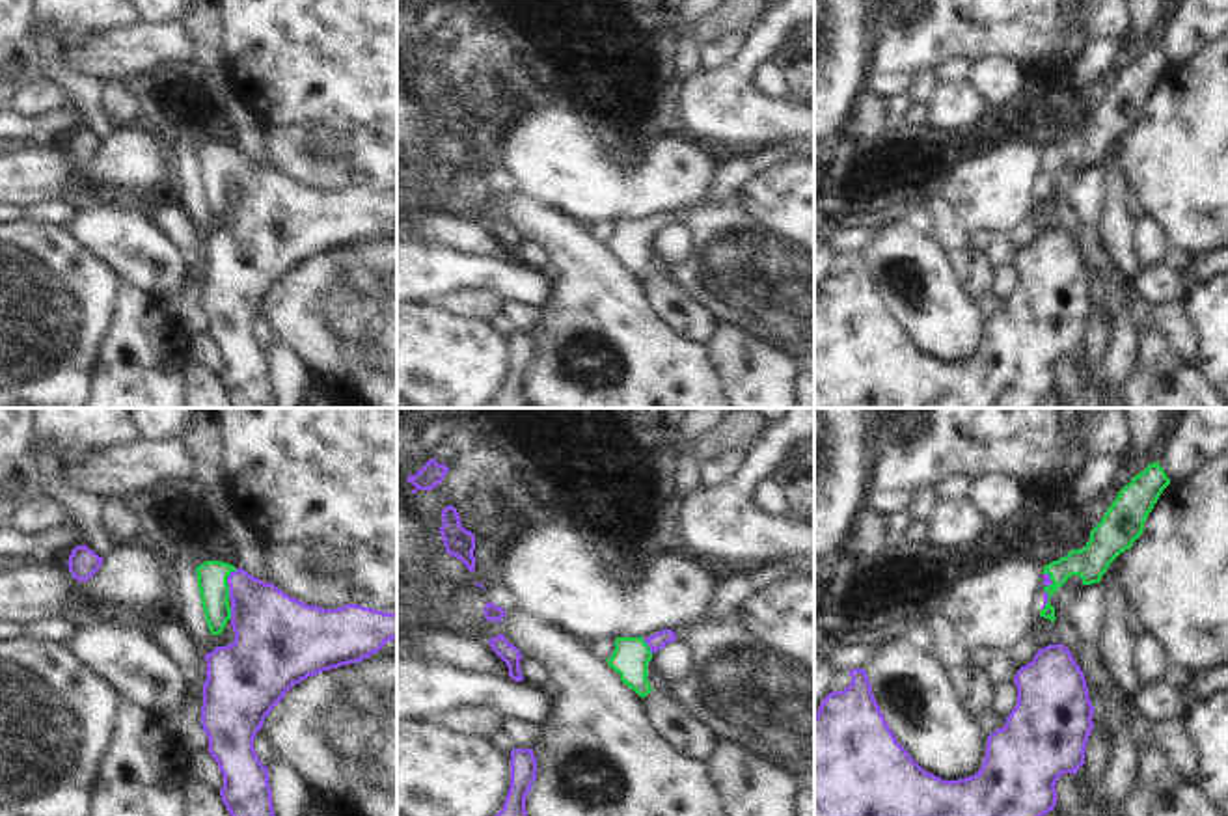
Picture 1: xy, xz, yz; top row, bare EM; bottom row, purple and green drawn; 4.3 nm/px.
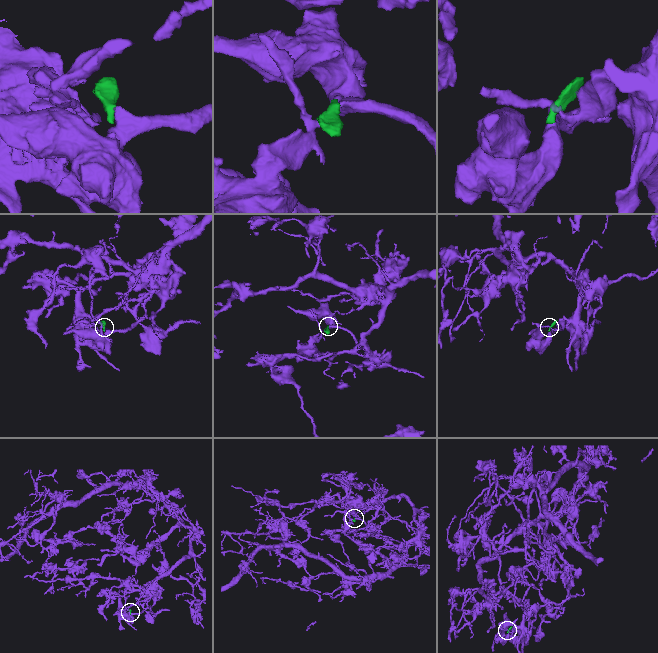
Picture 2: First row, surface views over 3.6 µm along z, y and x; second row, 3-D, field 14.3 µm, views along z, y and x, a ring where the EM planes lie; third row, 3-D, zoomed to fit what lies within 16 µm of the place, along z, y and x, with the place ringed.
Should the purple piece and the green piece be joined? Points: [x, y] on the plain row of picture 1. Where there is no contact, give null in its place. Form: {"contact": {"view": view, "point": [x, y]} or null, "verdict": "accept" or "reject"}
{"contact": {"view": "xy", "point": [228, 164]}, "verdict": "accept"}

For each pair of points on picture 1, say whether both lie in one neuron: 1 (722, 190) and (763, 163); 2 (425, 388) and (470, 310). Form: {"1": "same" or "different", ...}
{"1": "same", "2": "different"}

